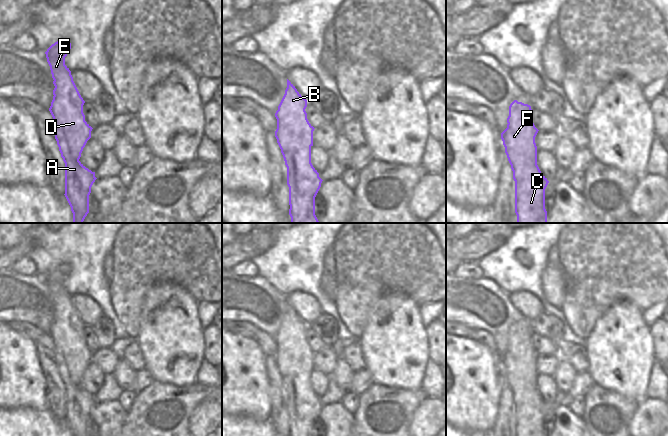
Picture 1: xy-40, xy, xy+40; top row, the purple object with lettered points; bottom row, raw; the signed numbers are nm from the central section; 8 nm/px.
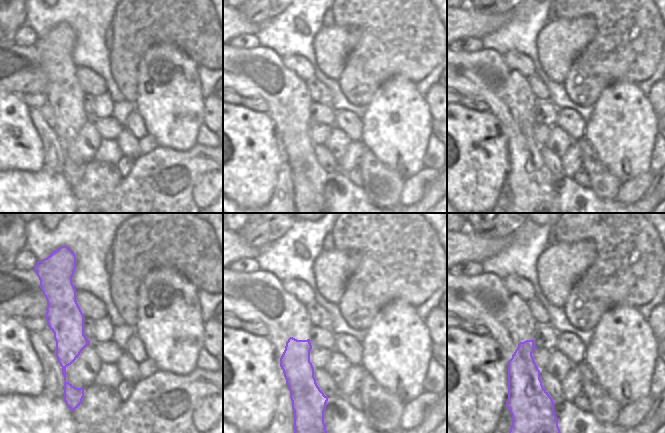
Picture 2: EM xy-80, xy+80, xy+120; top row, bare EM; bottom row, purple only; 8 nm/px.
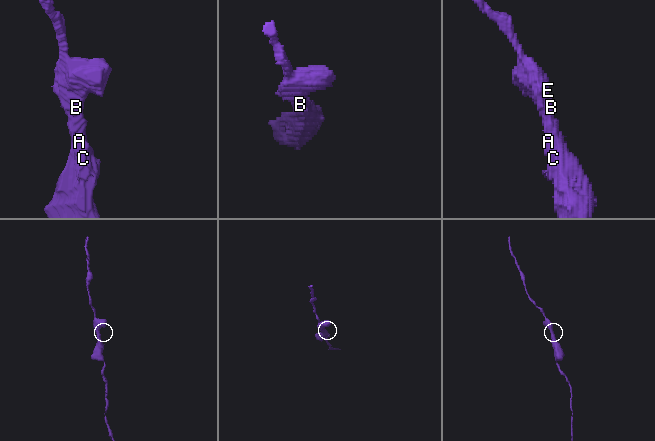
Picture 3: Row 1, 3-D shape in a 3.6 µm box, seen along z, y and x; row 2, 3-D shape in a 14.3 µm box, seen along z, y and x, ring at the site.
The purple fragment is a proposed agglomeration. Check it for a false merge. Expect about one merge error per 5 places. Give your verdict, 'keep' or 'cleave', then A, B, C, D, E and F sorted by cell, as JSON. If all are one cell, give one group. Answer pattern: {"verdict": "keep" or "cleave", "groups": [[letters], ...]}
{"verdict": "cleave", "groups": [["A", "C"], ["B", "D", "E", "F"]]}

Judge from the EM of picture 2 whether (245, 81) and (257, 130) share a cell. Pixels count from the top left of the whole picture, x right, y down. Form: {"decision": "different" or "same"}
{"decision": "different"}

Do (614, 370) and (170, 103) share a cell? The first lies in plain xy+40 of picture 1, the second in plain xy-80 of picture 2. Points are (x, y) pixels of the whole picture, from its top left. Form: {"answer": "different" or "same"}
{"answer": "same"}

